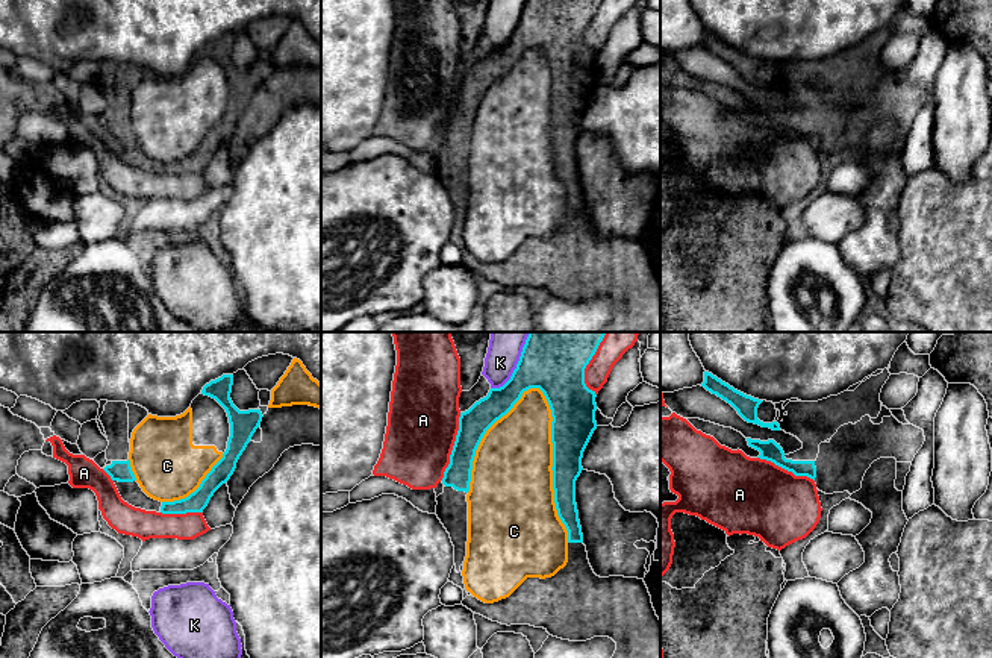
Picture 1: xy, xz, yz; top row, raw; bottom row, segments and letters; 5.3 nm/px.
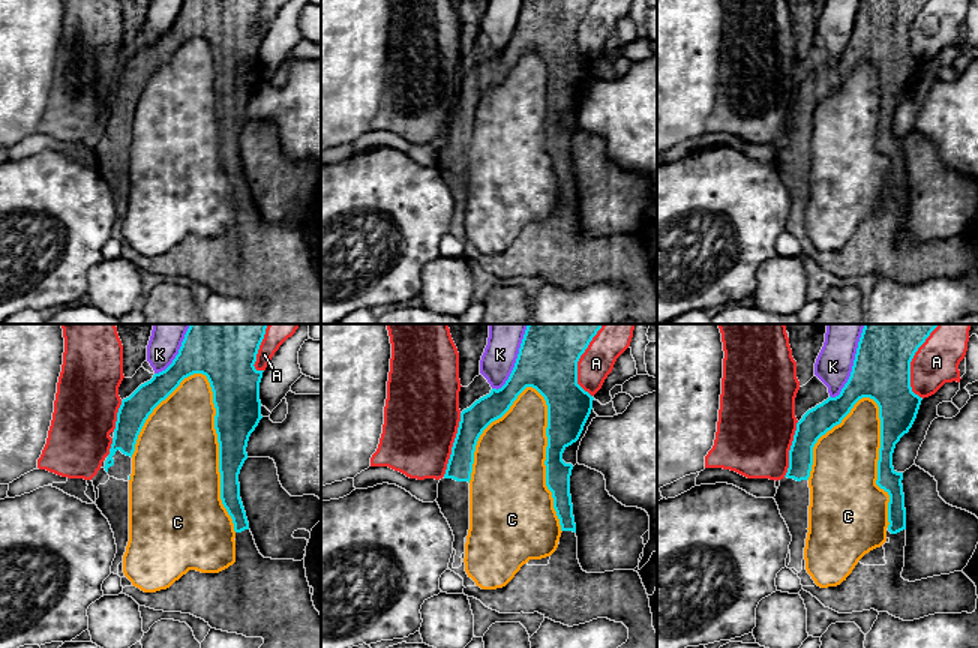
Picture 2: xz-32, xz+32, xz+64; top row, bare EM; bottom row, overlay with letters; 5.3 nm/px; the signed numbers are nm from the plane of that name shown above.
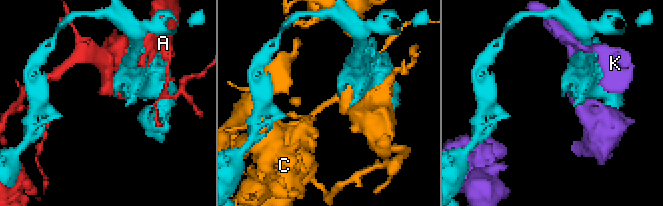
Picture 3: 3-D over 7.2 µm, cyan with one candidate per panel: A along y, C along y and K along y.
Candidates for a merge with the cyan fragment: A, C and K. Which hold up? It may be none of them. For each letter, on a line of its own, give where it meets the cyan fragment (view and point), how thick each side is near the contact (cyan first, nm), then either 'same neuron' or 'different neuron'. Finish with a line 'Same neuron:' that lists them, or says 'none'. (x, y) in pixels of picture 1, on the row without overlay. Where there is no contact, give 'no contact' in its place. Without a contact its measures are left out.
A: contact xz (453, 106); calibres 160 and 380 nm; different neuron
C: contact xz (553, 122); calibres 220 and 440 nm; different neuron
K: contact xz (515, 29); calibres 300 and 170 nm; different neuron
Same neuron: none

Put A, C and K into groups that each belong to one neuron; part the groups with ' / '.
A / C / K

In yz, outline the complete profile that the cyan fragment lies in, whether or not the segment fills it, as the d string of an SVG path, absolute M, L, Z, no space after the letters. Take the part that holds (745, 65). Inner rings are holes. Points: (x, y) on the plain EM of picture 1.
M704 32L704 42L701 47L730 64L745 82L759 85L762 88L769 88L772 91L780 91L780 85L777 82L763 83L757 79L757 68L763 61L735 50L709 32Z

